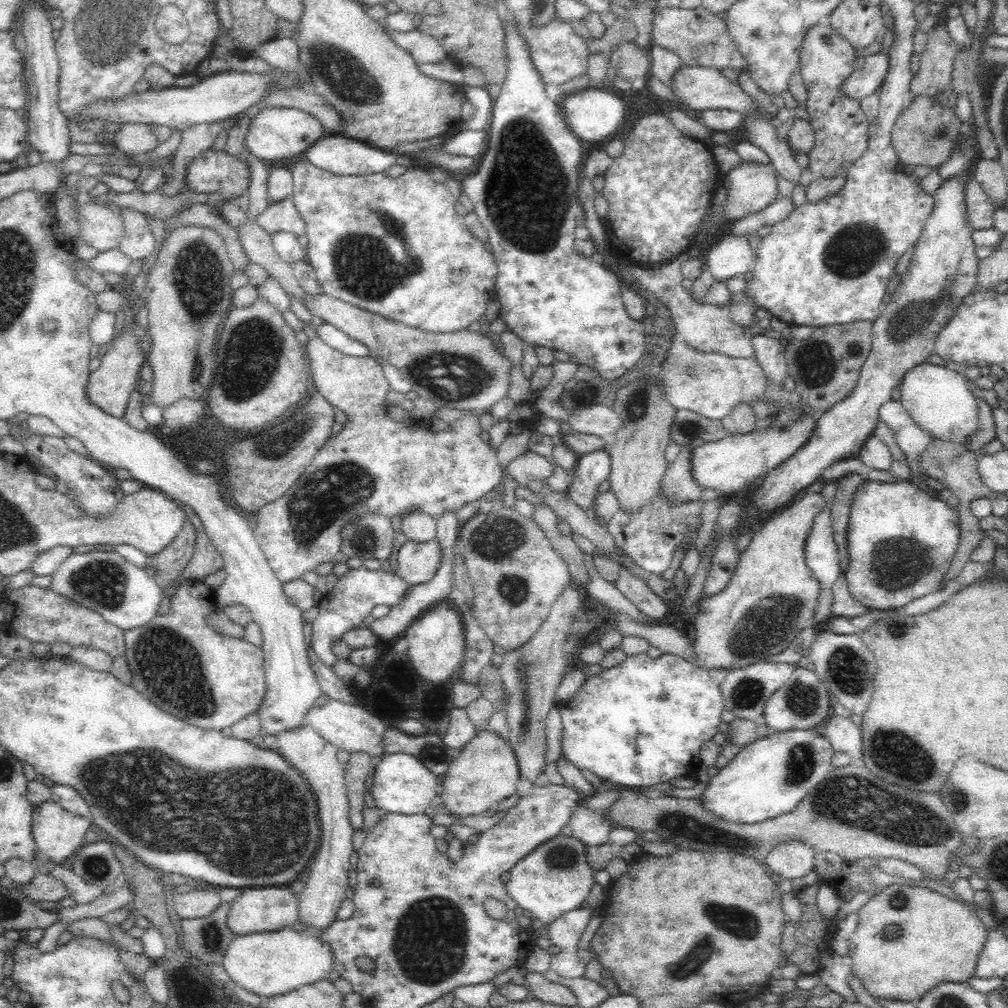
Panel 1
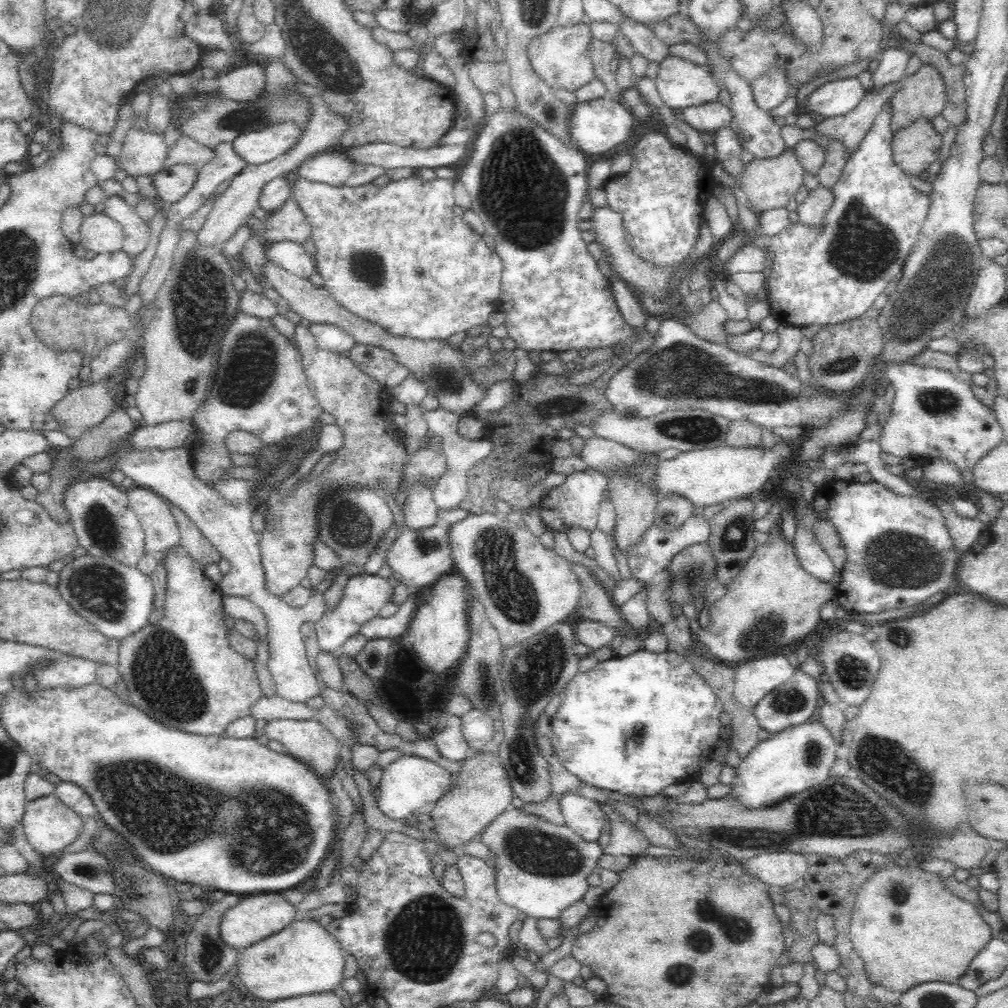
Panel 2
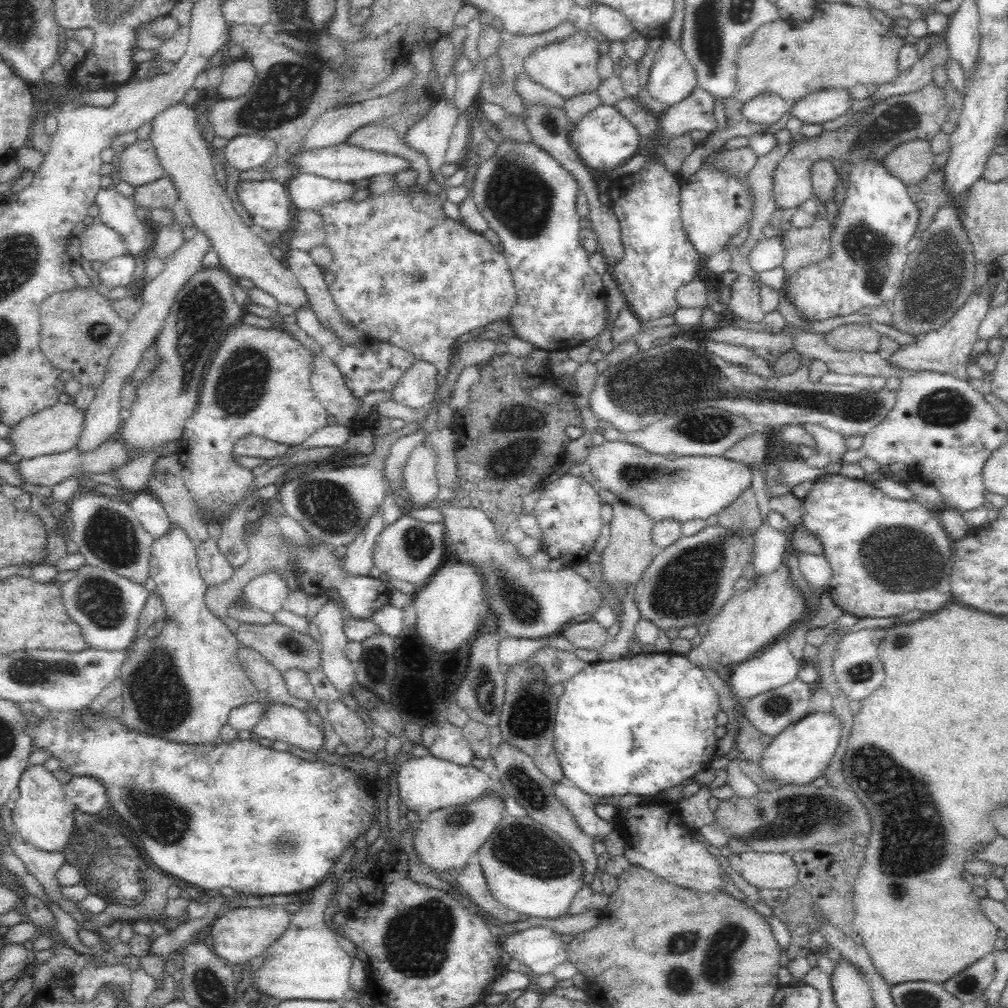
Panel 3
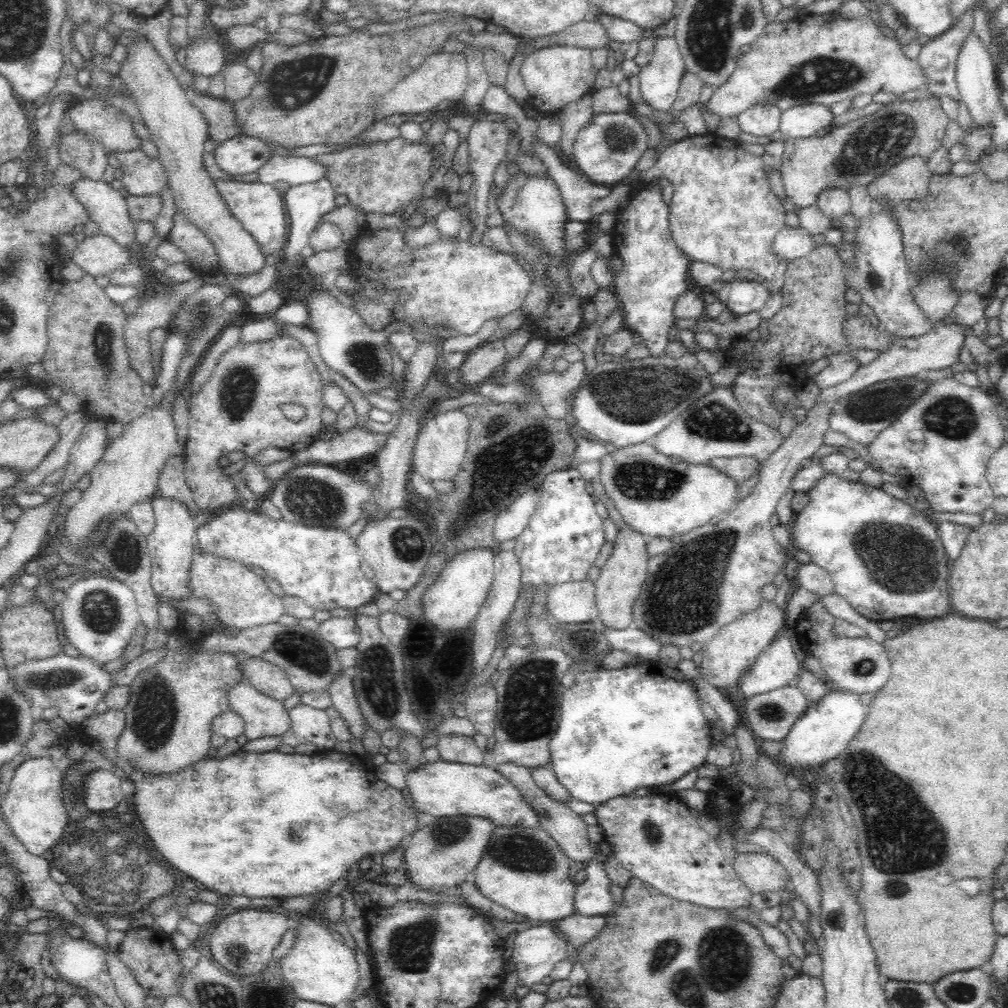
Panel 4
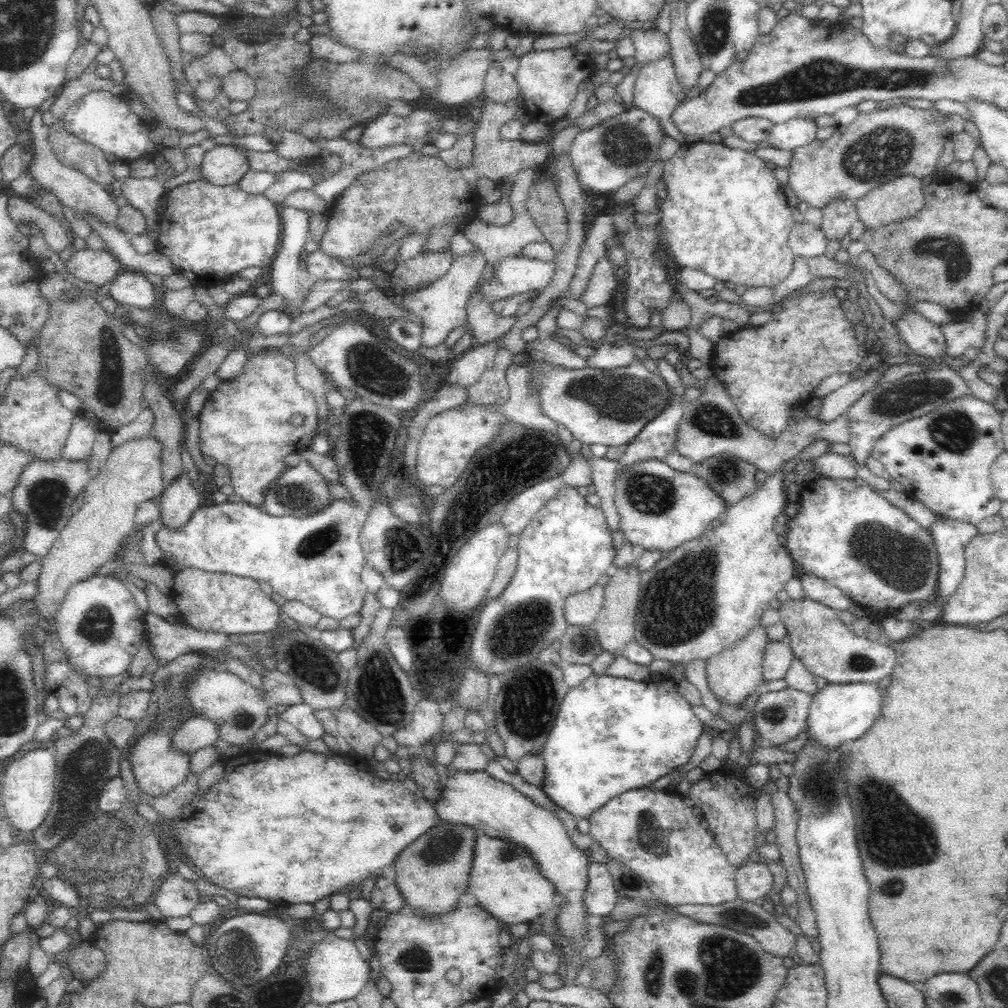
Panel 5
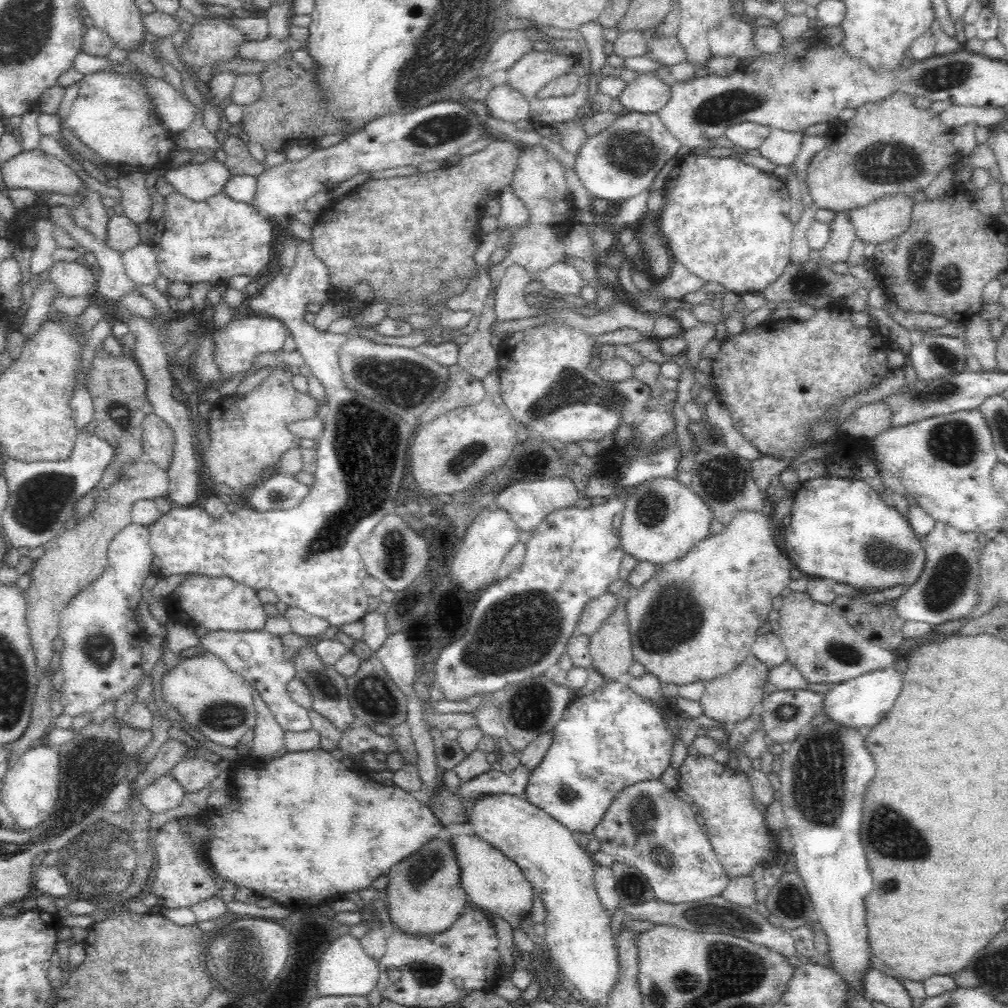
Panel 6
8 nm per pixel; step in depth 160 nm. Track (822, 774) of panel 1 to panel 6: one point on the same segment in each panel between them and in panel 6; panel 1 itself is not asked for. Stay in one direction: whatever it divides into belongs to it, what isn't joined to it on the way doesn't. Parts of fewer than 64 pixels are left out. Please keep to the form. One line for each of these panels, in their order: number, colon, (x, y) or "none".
2: (800, 756)
3: (800, 753)
4: (825, 729)
5: (839, 713)
6: (861, 702)

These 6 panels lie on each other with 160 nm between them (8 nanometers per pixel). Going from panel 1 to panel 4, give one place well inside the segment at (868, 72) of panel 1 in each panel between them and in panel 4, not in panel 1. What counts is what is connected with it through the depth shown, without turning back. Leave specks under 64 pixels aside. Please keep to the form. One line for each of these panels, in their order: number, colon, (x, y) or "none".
2: (838, 97)
3: (825, 105)
4: (804, 121)

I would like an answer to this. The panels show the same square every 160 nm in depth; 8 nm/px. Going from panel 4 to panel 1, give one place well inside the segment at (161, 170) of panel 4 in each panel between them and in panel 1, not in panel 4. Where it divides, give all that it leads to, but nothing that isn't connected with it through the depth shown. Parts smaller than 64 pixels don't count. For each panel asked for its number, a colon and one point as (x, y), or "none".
1: (132, 139)
2: (143, 153)
3: (139, 165)

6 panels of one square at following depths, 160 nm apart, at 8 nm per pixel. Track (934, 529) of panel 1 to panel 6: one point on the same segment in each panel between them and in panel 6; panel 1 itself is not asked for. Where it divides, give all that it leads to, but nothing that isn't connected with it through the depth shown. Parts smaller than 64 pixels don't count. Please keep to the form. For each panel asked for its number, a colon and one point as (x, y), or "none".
2: (899, 552)
3: (889, 556)
4: (886, 559)
5: (845, 532)
6: (841, 530)

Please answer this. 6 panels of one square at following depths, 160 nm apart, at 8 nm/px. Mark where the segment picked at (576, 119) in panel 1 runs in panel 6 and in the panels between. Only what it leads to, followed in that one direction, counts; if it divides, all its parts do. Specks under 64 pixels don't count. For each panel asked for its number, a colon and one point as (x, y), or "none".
2: (599, 126)
3: (604, 139)
4: (607, 149)
5: (622, 148)
6: (622, 161)

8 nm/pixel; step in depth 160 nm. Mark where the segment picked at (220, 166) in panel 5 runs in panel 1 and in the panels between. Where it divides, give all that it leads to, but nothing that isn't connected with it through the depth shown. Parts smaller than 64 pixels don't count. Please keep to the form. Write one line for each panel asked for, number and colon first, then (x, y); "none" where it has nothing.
1: (274, 133)
2: (255, 147)
3: (245, 152)
4: (241, 155)

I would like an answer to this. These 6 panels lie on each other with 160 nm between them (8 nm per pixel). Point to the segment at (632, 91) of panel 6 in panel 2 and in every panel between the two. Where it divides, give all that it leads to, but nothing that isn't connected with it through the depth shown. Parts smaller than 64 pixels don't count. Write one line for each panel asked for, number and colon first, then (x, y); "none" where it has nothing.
2: (680, 83)
3: (671, 78)
4: (659, 79)
5: (656, 89)

